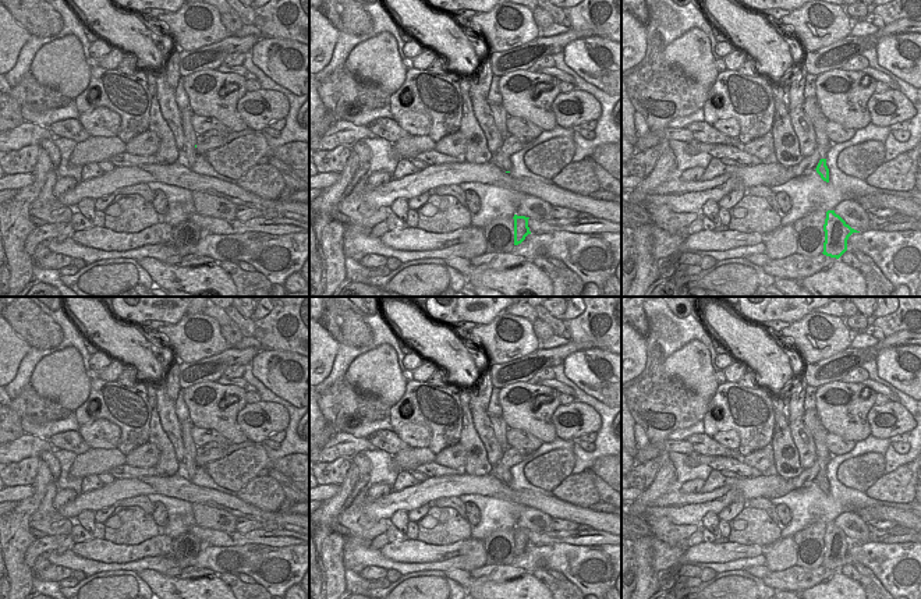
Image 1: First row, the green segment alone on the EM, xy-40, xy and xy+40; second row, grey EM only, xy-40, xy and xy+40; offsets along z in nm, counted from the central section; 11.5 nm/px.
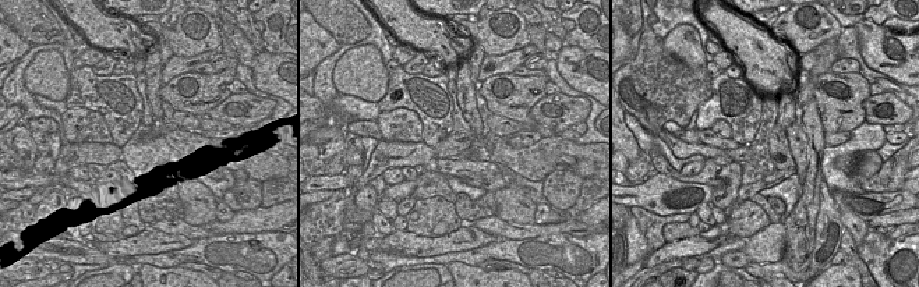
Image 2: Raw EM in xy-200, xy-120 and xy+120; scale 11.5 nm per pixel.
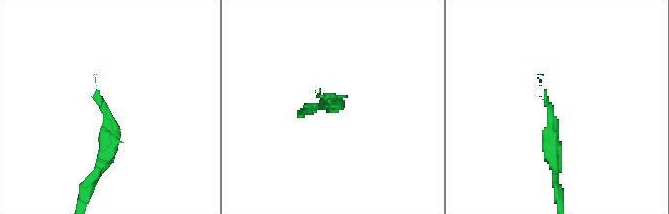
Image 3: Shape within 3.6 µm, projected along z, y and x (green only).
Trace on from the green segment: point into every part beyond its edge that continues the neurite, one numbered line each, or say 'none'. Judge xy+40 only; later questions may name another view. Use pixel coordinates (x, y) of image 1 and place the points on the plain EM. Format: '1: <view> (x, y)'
none

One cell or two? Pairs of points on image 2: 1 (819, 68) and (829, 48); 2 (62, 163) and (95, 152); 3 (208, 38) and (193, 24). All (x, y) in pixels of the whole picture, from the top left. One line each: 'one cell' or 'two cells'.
1: one cell
2: one cell
3: one cell

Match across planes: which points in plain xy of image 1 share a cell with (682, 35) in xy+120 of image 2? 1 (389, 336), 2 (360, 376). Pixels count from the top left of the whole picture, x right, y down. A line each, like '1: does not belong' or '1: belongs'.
1: does not belong
2: belongs

